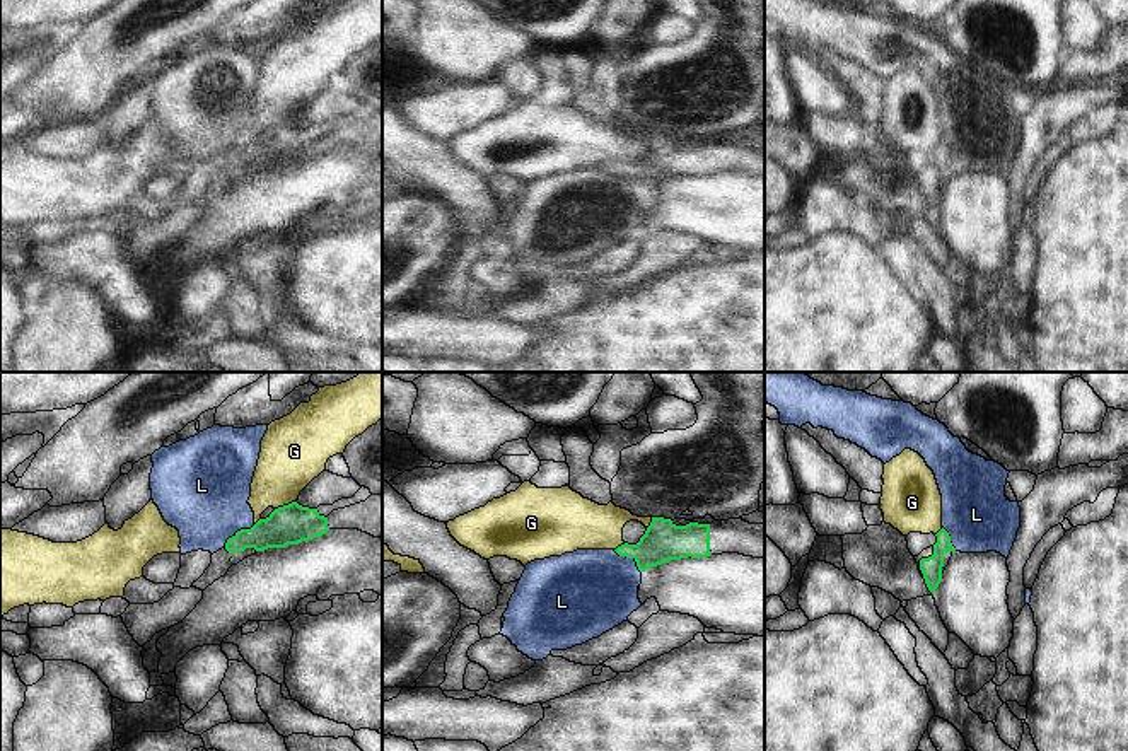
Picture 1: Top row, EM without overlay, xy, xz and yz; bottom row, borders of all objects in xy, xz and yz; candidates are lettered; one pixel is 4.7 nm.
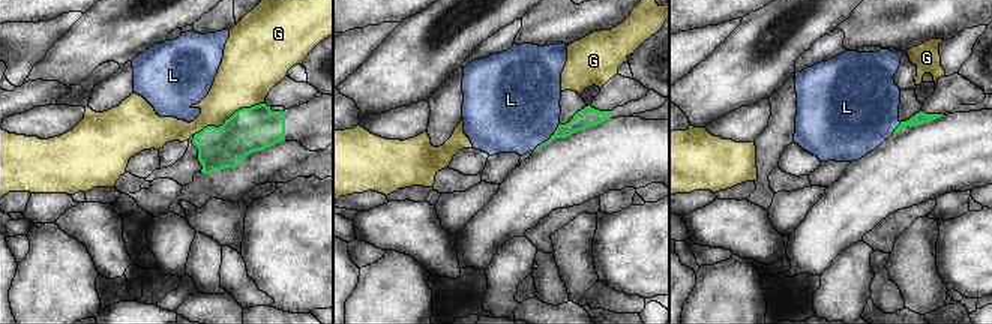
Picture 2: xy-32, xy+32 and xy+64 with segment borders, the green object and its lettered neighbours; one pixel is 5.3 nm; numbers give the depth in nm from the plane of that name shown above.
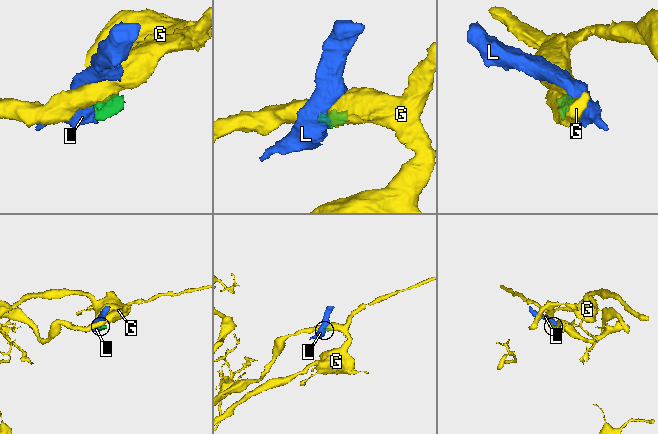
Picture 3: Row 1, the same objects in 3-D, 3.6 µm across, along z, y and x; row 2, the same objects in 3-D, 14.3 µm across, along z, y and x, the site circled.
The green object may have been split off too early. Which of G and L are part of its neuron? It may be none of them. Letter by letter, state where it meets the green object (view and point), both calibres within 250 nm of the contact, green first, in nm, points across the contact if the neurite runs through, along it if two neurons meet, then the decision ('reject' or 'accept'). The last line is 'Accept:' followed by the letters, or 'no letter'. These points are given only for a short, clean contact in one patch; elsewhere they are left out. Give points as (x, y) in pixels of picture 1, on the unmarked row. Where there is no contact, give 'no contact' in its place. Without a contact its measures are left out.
G: meets green in xy at (285, 123); 190 nm thick on the green side, 300 nm on the other; border along xy (296, 118), (275, 127); reject
L: meets green in xy at (238, 149); 190 nm thick on the green side, 420 nm on the other; border along xy (255, 142), (238, 147), (224, 164); reject
Accept: no letter

